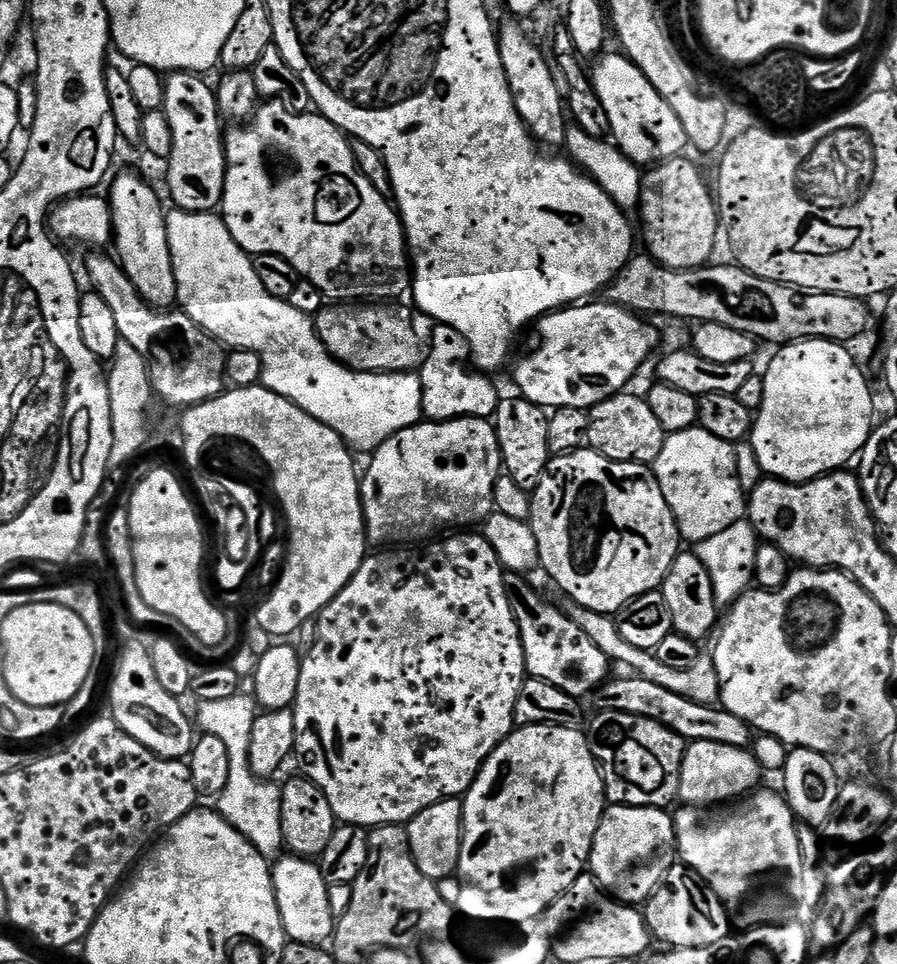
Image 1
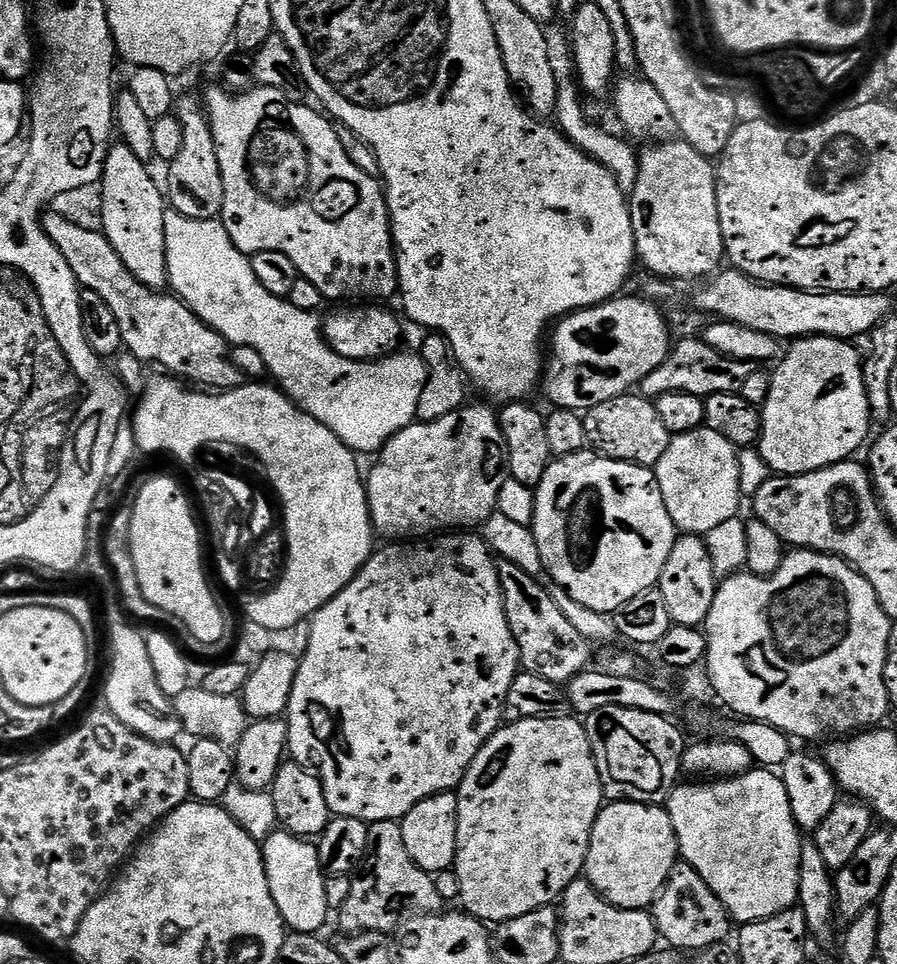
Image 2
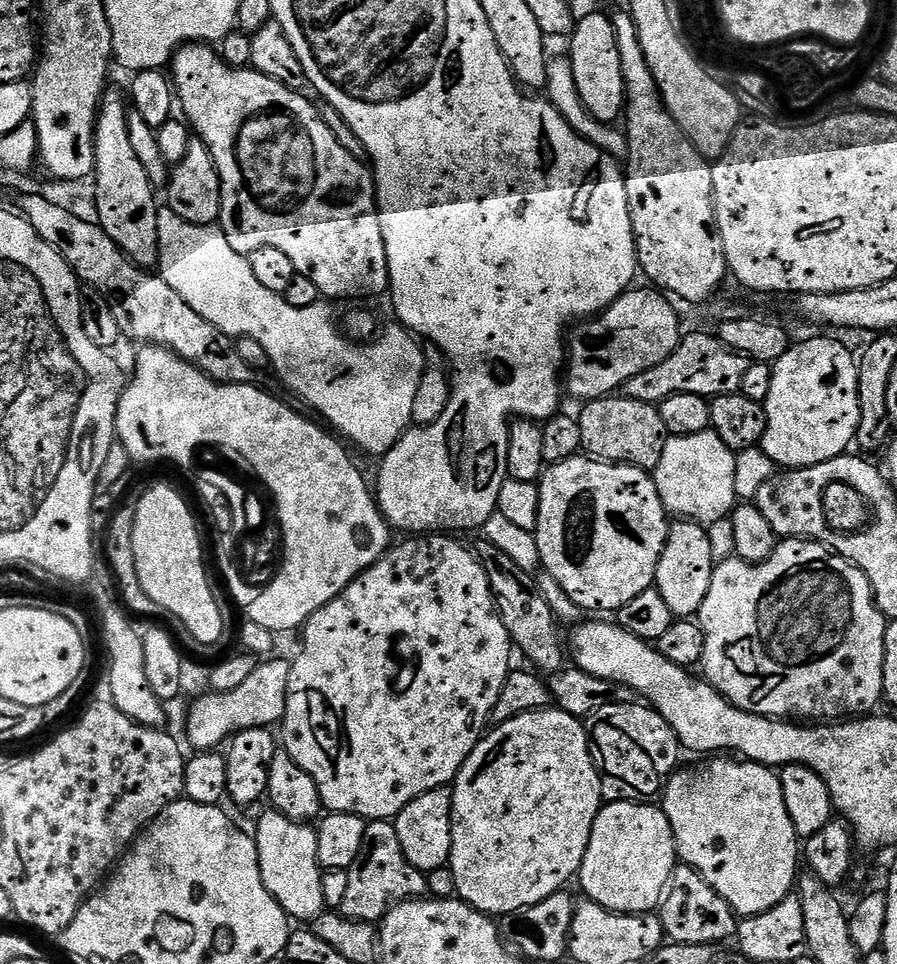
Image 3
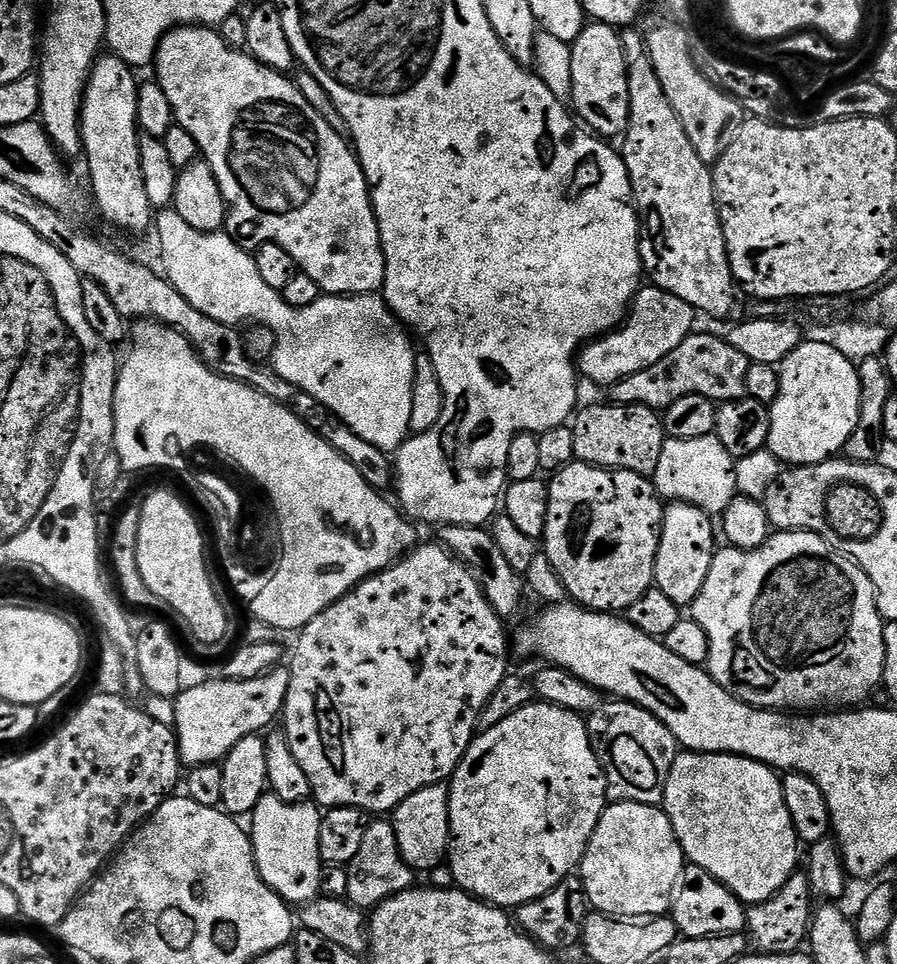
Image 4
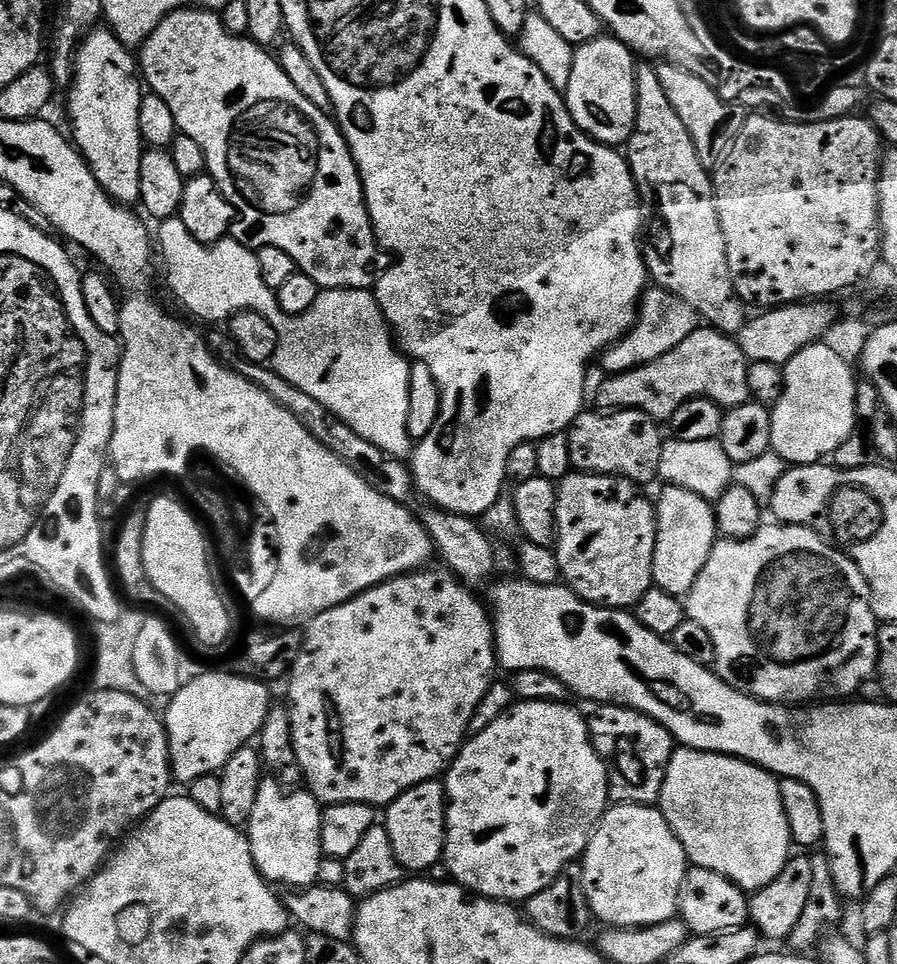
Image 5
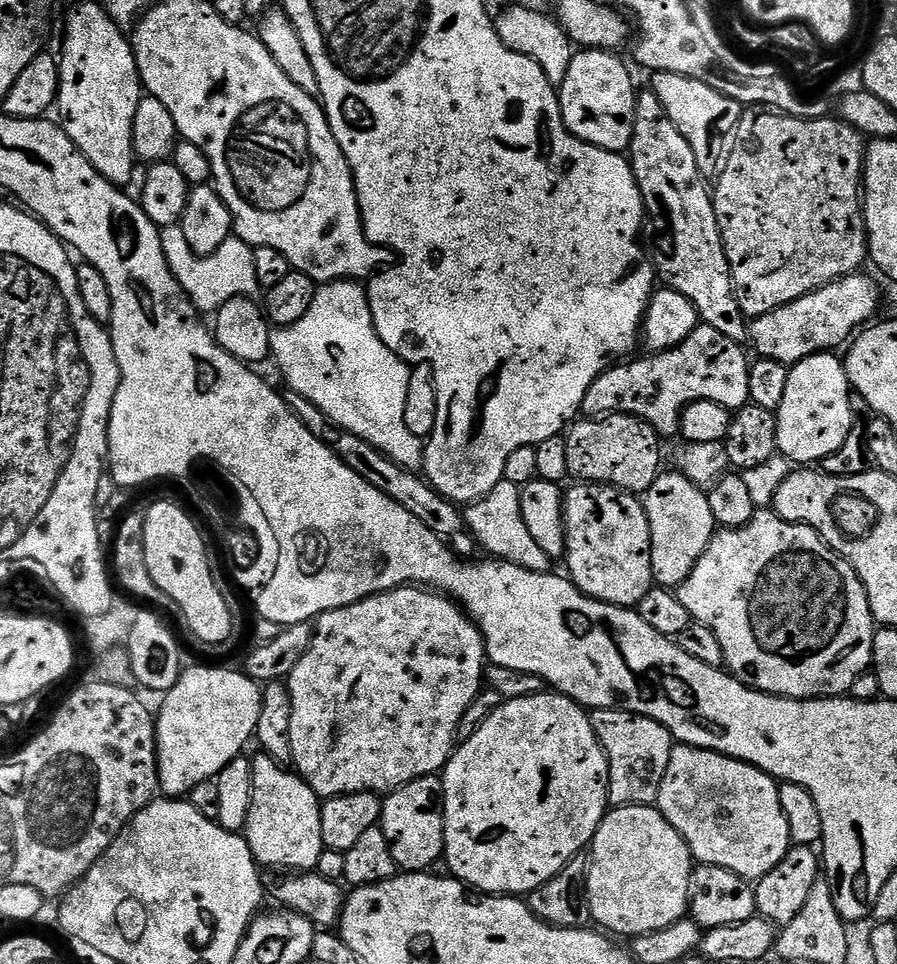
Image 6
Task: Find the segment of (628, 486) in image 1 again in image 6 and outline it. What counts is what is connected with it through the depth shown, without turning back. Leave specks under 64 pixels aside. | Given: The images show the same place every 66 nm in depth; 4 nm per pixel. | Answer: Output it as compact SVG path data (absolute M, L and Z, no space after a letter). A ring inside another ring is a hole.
M576 482L571 486L573 488L569 492L567 489L563 493L564 554L569 572L567 575L577 590L586 593L591 600L600 600L619 608L635 609L654 586L650 558L650 524L641 497L609 484Z

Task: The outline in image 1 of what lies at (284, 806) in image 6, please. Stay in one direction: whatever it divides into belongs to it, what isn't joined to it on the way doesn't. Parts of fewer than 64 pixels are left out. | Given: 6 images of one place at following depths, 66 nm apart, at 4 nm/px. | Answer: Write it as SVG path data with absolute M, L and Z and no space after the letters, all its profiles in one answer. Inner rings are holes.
M284 854L271 865L271 870L272 885L276 891L278 910L282 914L285 937L297 944L323 945L331 941L334 917L330 910L329 885L320 873L319 863L303 856Z

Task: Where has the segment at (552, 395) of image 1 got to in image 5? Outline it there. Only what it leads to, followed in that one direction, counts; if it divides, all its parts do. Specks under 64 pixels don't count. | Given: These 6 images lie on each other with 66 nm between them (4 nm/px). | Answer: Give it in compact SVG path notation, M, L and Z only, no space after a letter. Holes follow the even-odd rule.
M652 286L640 298L640 306L636 317L636 324L624 337L602 353L604 372L625 372L634 370L638 366L646 366L646 362L654 362L654 358L662 358L662 354L670 354L674 346L686 342L690 334L698 326L698 317L694 306L682 298L678 298L665 288Z

